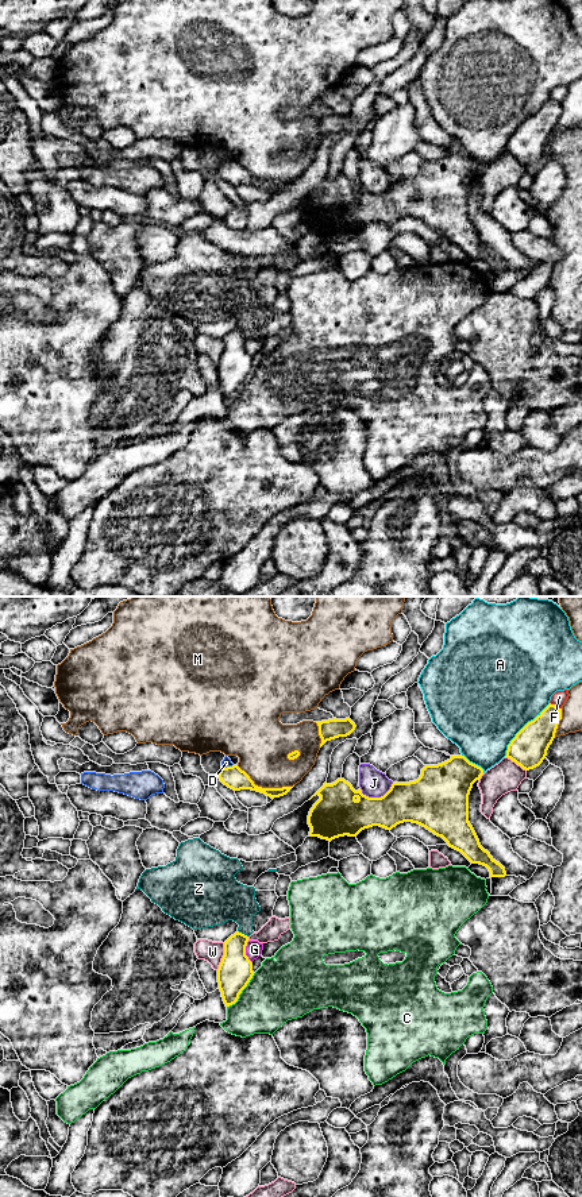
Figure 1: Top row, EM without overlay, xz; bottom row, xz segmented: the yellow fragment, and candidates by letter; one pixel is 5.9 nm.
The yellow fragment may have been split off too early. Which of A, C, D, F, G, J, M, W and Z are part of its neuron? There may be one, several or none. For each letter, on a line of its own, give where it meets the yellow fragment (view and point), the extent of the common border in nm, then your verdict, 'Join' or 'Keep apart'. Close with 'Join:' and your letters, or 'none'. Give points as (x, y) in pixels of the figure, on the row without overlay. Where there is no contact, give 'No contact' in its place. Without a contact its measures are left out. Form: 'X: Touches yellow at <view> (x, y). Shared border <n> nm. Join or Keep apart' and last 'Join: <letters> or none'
A: Touches yellow at xz (521, 124). Shared border 420 nm. Keep apart
C: Touches yellow at xz (241, 387). Shared border 260 nm. Keep apart
D: Touches yellow at xz (227, 162). Shared border 80 nm. Keep apart
F: Touches yellow at xz (554, 100). Shared border 80 nm. Keep apart
G: Touches yellow at xz (245, 347). Shared border 140 nm. Keep apart
J: Touches yellow at xz (376, 193). Shared border 220 nm. Keep apart
M: Touches yellow at xz (265, 184). Shared border 360 nm. Keep apart
W: Touches yellow at xz (223, 352). Shared border 170 nm. Keep apart
Z: Touches yellow at xz (243, 329). Shared border 80 nm. Keep apart
Join: none

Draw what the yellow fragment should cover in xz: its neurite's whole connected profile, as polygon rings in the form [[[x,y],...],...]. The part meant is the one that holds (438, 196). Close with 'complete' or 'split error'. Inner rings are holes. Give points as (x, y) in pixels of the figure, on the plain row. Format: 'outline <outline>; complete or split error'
outline [[[451,151],[450,155],[438,161],[425,161],[417,175],[409,178],[393,178],[390,185],[381,193],[369,193],[362,189],[359,184],[355,186],[352,181],[344,174],[338,174],[335,178],[324,181],[313,190],[320,194],[313,200],[308,211],[308,220],[311,223],[309,232],[319,232],[321,235],[332,236],[339,232],[356,232],[362,225],[379,221],[392,225],[400,219],[417,219],[438,232],[442,232],[447,240],[460,247],[471,259],[479,259],[489,265],[490,273],[505,273],[505,263],[497,258],[487,246],[485,246],[469,217],[469,190],[473,179],[481,174],[483,165],[470,158],[465,151]]]; complete

